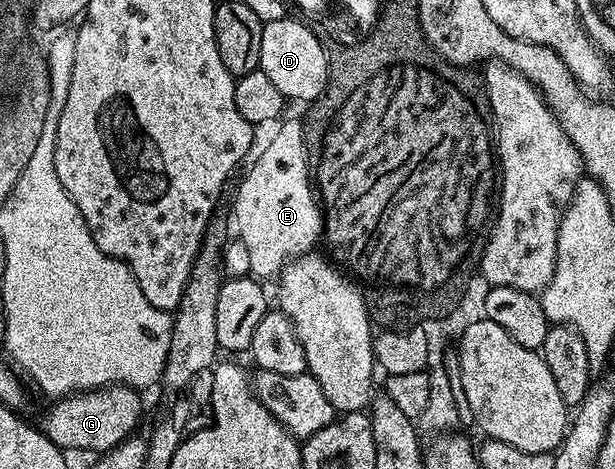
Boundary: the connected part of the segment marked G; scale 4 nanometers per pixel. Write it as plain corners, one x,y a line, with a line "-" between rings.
110,385
99,387
95,391
83,391
76,395
66,395
65,398
50,402
49,412
45,415
43,430
45,436
52,443
64,449
66,452
72,451
97,451
93,453
104,453
110,451
117,443
128,439
130,435
138,430
137,418
141,415
141,399
136,390
124,385

